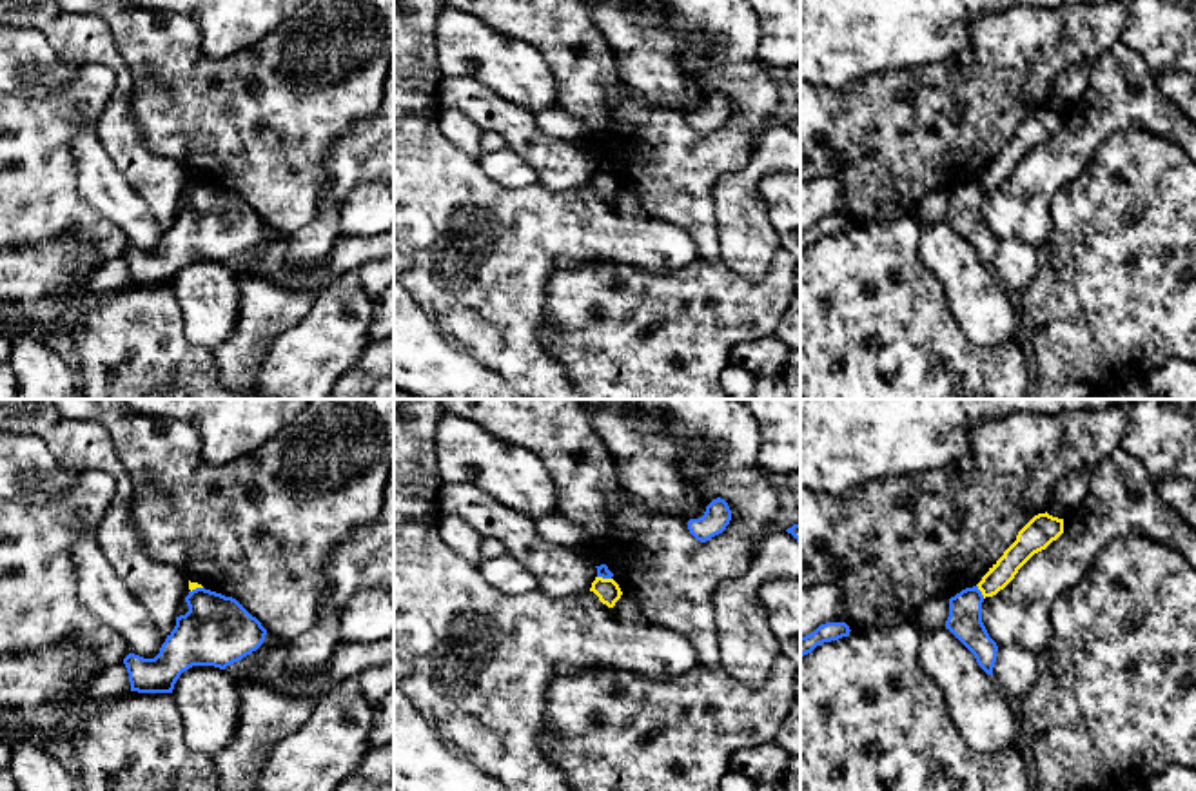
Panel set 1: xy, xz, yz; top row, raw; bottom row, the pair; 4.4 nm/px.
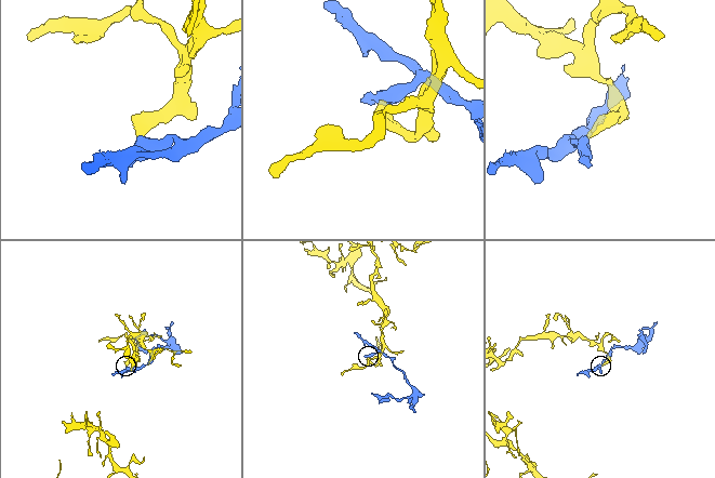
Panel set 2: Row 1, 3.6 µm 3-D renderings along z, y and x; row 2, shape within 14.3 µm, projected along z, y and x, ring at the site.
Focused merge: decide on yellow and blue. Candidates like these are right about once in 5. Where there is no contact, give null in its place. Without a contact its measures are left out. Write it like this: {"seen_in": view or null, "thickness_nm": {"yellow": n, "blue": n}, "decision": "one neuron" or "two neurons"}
{"seen_in": "yz", "thickness_nm": {"yellow": 100, "blue": 150}, "decision": "two neurons"}

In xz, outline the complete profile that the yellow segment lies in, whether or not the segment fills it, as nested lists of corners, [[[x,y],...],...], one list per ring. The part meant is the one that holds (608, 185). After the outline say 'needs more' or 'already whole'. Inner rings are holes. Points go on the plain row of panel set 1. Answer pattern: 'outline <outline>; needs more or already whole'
outline [[[595,171],[590,185],[593,185],[599,190],[599,194],[608,201],[613,201],[623,189],[619,178],[613,172],[603,172],[603,171]]]; already whole

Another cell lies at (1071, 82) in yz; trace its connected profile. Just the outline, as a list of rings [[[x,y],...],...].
[[[1071,63],[1060,71],[1049,91],[1047,107],[1064,112],[1069,105],[1073,105],[1087,91],[1091,71],[1093,67],[1078,63]]]

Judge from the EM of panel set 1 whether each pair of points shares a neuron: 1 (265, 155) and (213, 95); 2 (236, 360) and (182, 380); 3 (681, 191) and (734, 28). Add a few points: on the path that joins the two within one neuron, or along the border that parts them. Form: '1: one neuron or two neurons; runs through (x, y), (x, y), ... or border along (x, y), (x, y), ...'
1: one neuron; runs through (258, 140), (227, 109)
2: two neurons; border along (211, 351), (222, 380)
3: one neuron; runs through (717, 151), (741, 126), (741, 77), (737, 68)

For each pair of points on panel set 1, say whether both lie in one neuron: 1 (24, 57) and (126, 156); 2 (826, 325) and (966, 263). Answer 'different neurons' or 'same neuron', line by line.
1: different neurons
2: different neurons

